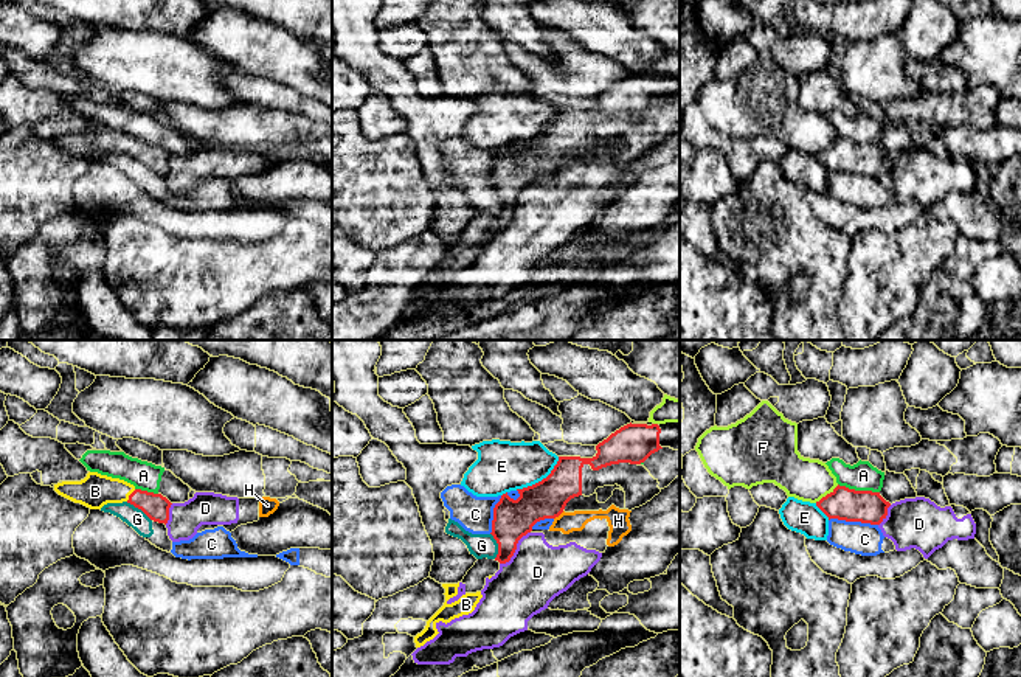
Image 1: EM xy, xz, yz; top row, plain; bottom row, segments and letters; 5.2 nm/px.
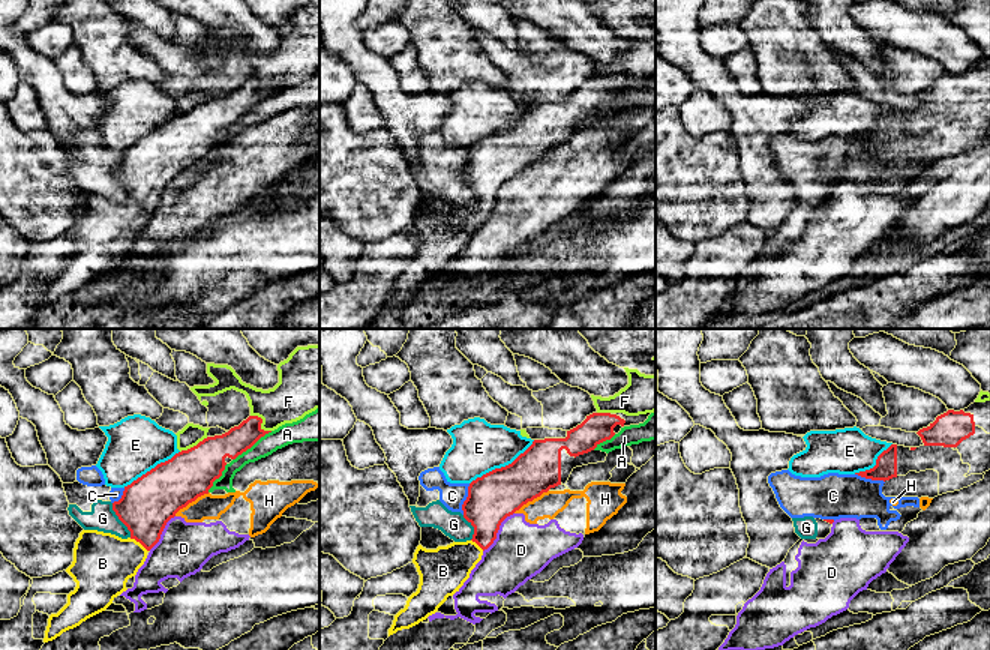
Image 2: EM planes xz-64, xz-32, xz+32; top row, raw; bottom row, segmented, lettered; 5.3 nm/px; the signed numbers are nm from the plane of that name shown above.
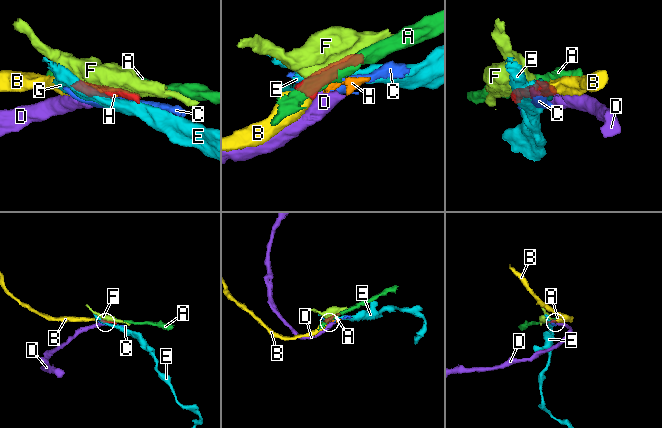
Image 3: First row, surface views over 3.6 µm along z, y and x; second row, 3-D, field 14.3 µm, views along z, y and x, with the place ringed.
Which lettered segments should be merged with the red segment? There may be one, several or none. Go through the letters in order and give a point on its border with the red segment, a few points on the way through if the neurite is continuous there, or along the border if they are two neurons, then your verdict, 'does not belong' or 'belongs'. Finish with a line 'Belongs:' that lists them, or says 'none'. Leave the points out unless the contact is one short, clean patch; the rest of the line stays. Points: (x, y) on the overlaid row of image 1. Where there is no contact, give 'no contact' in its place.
A: contact yz (858, 491); does not belong
B: contact xy (129, 496); way xy (155, 506), (129, 496), (95, 491); belongs
C: contact yz (854, 520); does not belong
D: contact xz (515, 548); border xz (529, 531), (519, 541), (514, 555), (500, 564); does not belong
E: contact xz (542, 480); does not belong
F: contact yz (827, 494); does not belong
G: contact xy (138, 508); border xy (126, 502), (137, 506), (151, 520); does not belong
H: contact xz (559, 514); border xz (564, 511), (554, 519); does not belong
Belongs: B

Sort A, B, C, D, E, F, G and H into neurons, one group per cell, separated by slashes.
A / B / C G / D H / E / F

